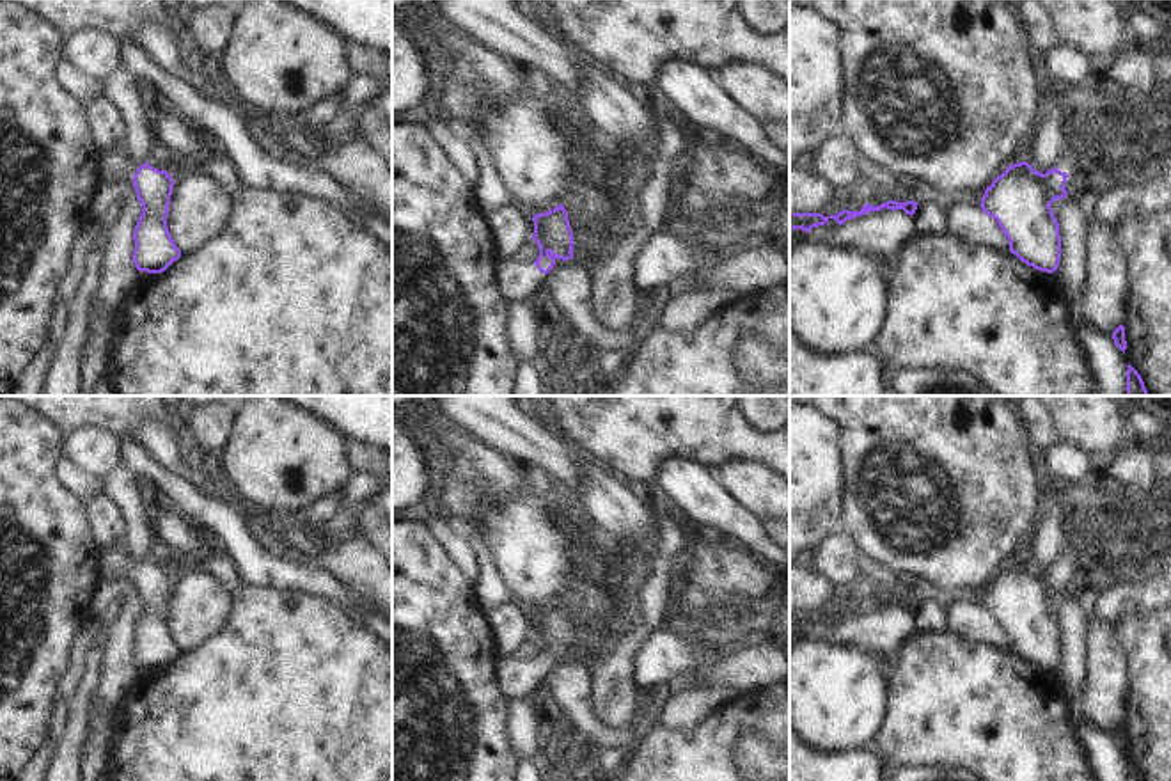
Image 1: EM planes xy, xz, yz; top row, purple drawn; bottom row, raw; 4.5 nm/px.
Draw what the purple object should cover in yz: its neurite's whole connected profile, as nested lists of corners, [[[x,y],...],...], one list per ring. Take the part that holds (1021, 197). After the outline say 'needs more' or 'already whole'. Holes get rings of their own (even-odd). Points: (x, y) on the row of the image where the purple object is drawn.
[[[1068,144],[1045,174],[1027,162],[1013,163],[981,197],[981,209],[997,220],[1010,252],[1040,272],[1054,273],[1059,266],[1059,224],[1050,206],[1079,185],[1079,156]]]; needs more

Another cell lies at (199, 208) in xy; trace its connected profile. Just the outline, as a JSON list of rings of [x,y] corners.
[[[190,167],[174,181],[167,227],[181,250],[188,256],[213,240],[231,213],[231,193],[209,174]]]

